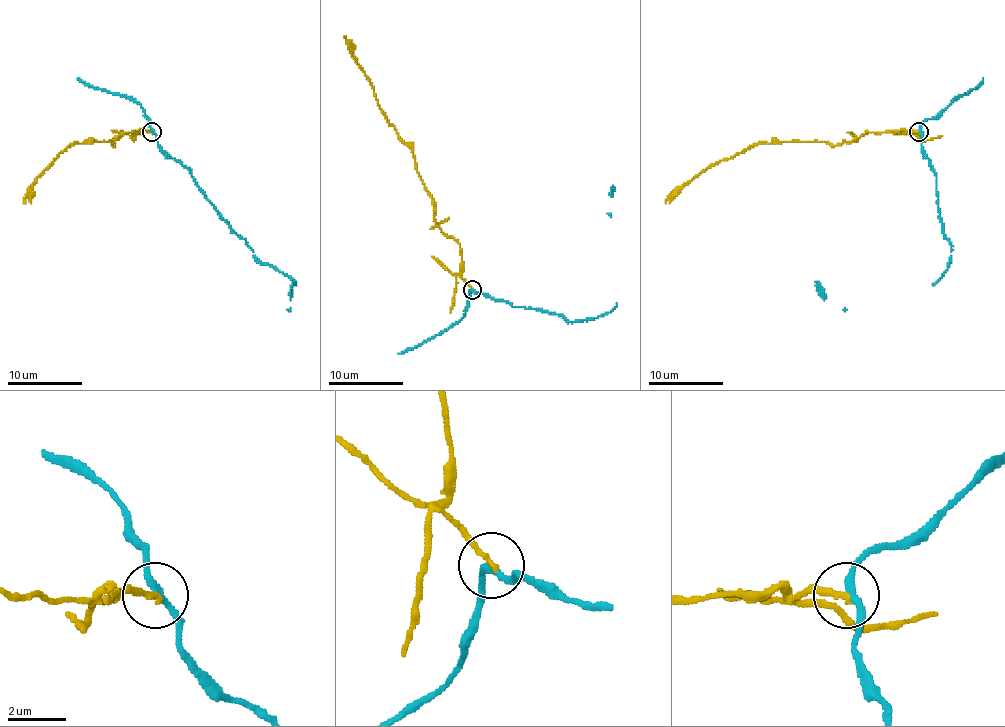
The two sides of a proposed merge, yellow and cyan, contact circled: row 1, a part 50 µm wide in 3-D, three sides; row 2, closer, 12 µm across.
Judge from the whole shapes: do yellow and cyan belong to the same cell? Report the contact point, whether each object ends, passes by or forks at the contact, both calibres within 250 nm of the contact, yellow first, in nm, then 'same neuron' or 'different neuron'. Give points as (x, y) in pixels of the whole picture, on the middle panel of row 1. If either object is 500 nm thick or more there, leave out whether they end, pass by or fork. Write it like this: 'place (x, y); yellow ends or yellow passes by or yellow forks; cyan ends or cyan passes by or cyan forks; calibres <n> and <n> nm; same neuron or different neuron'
place (472, 289); yellow ends; cyan passes by; calibres 170 and 200 nm; different neuron

